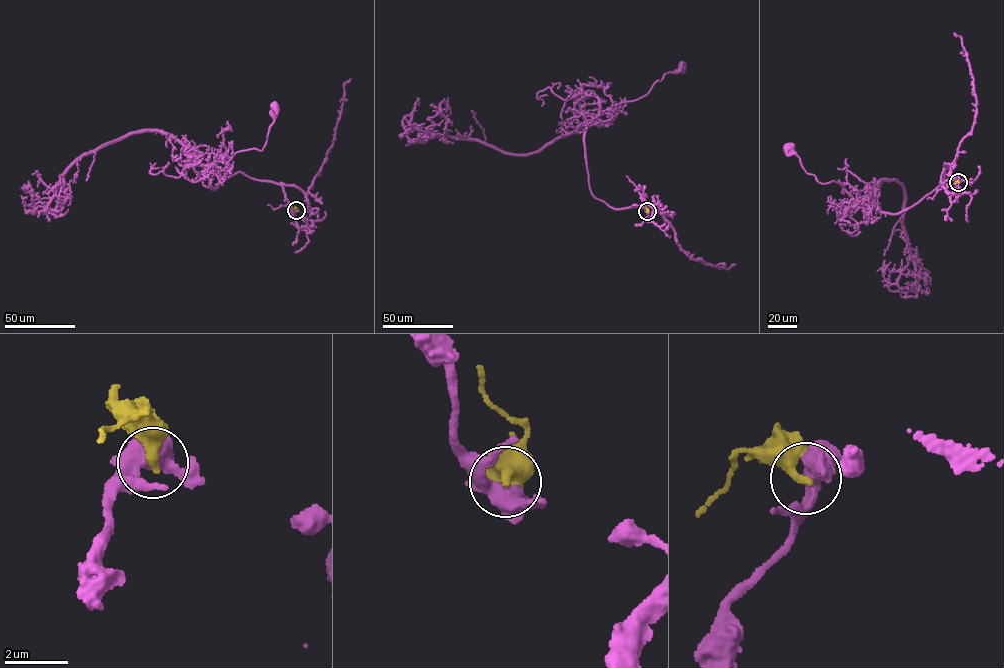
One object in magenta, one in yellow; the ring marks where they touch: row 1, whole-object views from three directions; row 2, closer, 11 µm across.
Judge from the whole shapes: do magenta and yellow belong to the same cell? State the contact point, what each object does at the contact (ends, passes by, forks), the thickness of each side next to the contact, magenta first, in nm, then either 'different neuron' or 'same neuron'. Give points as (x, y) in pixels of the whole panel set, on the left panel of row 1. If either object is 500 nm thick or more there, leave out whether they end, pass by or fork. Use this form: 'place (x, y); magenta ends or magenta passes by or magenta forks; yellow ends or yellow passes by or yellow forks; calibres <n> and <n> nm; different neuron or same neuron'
place (296, 210); magenta forks; yellow ends; calibres 480 and 400 nm; different neuron

